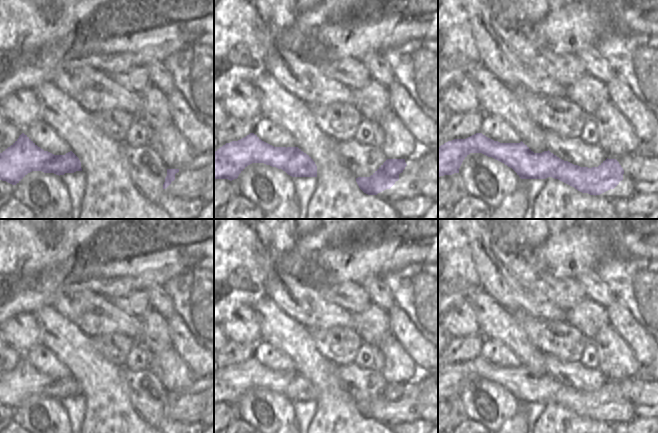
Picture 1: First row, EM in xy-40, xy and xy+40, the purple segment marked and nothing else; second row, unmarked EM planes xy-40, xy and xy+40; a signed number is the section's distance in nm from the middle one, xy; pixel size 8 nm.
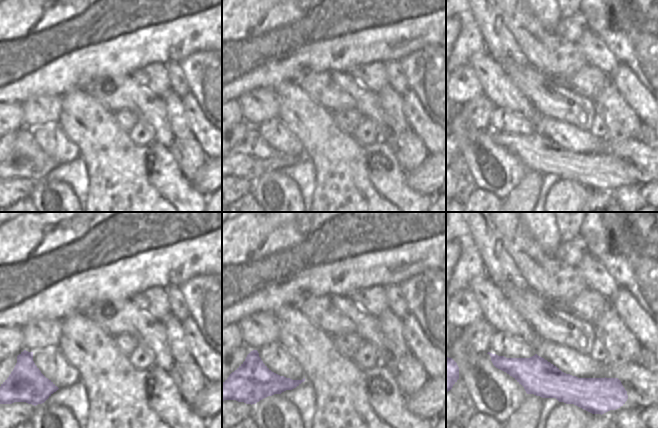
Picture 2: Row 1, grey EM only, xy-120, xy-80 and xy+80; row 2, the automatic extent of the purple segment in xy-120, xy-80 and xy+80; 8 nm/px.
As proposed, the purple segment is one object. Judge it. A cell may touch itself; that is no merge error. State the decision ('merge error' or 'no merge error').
merge error

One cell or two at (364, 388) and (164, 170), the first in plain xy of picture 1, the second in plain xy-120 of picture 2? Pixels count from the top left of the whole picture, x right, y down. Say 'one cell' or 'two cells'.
one cell

